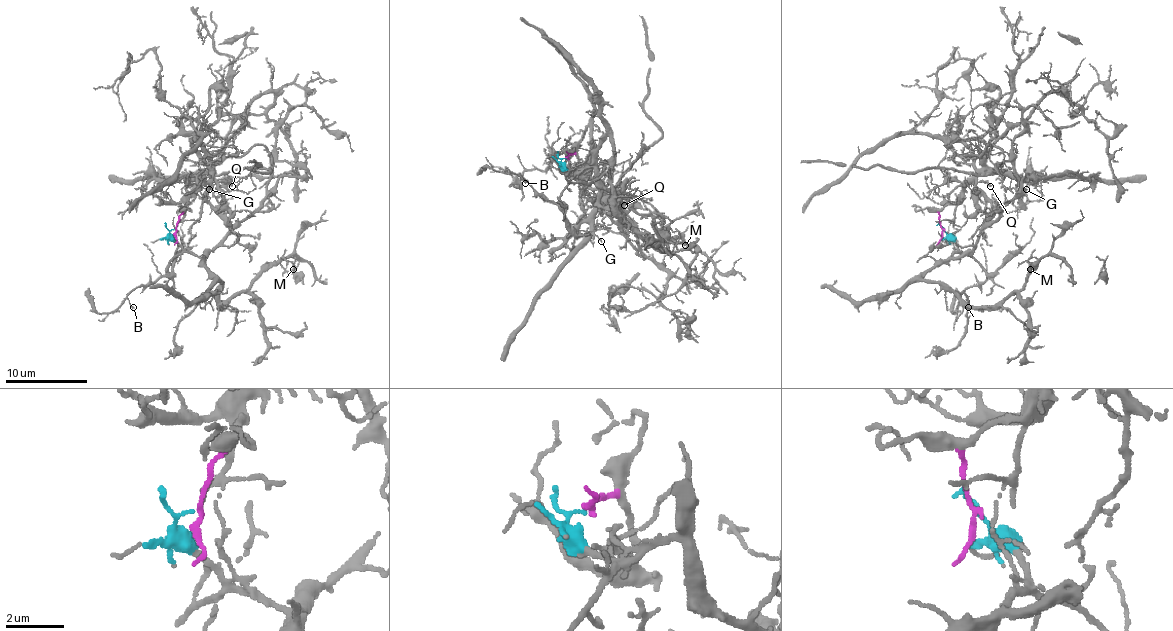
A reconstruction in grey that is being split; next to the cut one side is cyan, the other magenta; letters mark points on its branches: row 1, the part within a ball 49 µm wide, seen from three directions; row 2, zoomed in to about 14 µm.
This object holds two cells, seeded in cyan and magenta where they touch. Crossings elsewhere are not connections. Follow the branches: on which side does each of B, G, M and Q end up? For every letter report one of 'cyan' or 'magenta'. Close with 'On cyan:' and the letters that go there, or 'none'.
B: cyan
G: magenta
M: cyan
Q: magenta
On cyan: B, M

